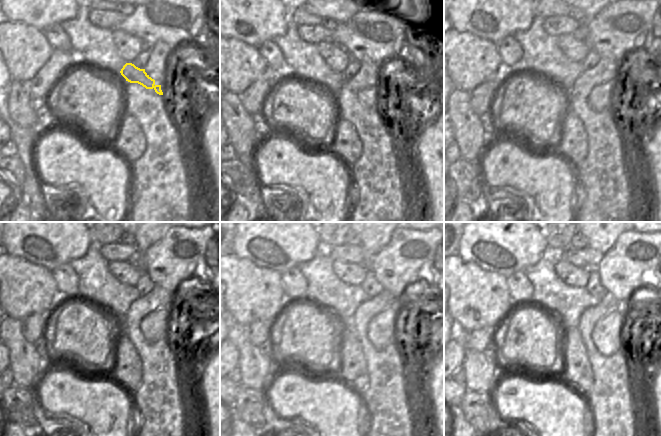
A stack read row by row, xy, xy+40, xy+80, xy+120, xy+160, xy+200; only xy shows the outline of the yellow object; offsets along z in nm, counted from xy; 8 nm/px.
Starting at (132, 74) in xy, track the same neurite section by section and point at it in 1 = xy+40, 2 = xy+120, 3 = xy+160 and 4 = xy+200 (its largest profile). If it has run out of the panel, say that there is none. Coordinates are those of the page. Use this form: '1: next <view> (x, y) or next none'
1: next xy+40 (381, 93)
2: next xy+120 (158, 325)
3: next xy+160 (383, 330)
4: next xy+200 (608, 335)

